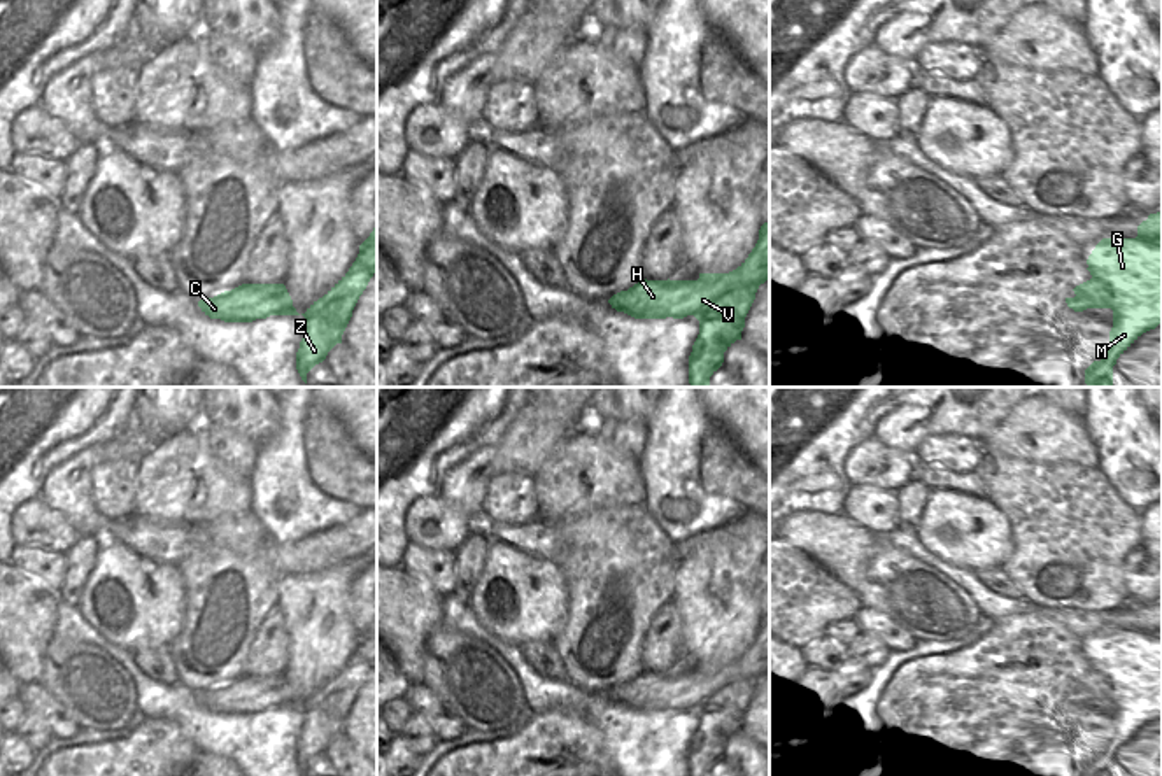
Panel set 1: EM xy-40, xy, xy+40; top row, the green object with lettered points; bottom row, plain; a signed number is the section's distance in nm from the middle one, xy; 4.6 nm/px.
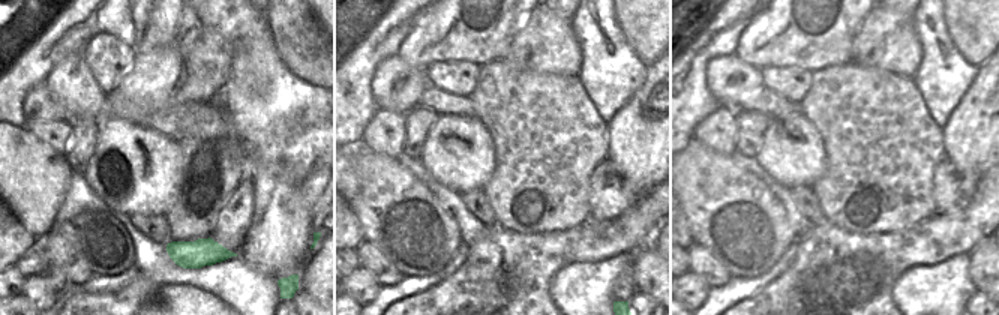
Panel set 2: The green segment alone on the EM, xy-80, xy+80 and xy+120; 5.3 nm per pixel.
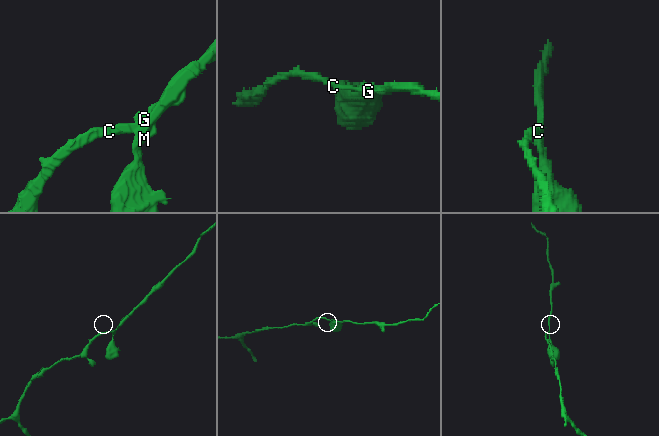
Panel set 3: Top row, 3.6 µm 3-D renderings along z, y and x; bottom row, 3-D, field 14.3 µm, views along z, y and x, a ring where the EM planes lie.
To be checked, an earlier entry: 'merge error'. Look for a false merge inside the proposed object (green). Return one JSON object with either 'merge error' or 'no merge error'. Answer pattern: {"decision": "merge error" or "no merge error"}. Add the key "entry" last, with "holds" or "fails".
{"decision": "no merge error", "entry": "fails"}

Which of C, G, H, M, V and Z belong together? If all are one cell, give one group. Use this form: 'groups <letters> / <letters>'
groups C G H M V Z

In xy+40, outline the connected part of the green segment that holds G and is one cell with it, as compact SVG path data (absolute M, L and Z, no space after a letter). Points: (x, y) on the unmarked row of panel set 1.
M1162 603L1137 618L1136 631L1102 631L1087 652L1090 673L1076 678L1066 695L1074 704L1111 701L1109 739L1101 753L1085 762L1085 776L1113 776L1116 751L1146 723L1162 715Z

